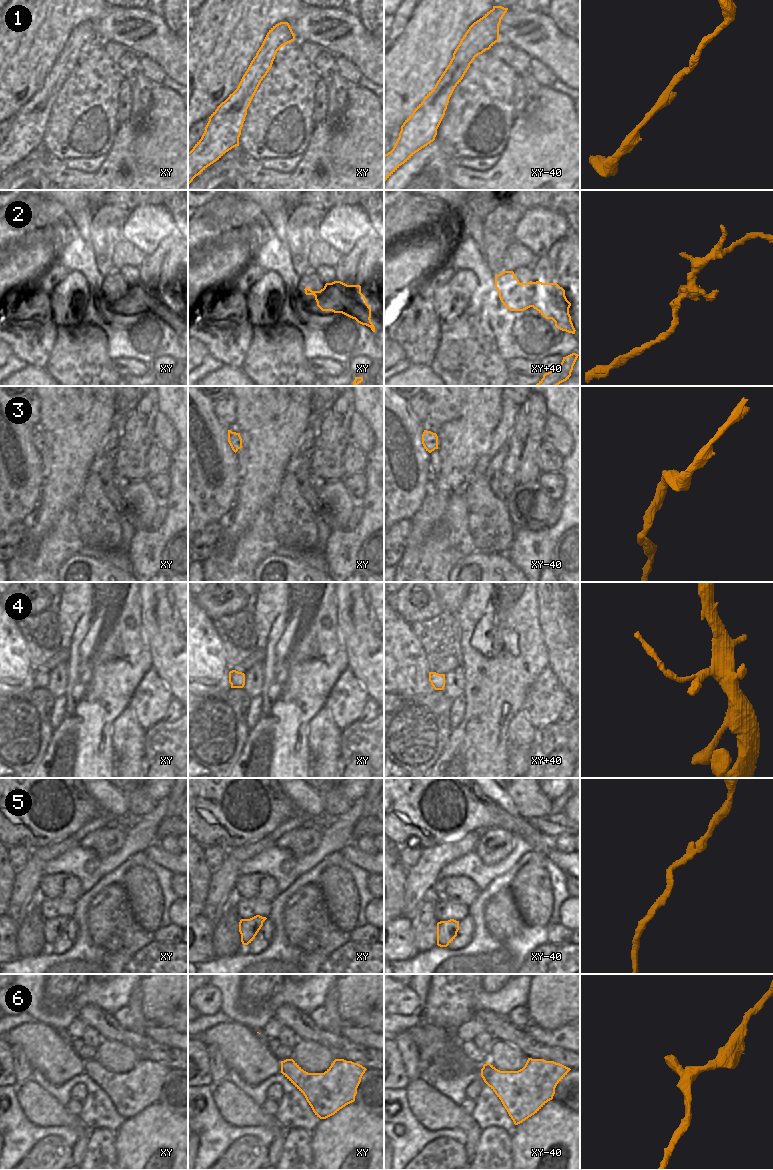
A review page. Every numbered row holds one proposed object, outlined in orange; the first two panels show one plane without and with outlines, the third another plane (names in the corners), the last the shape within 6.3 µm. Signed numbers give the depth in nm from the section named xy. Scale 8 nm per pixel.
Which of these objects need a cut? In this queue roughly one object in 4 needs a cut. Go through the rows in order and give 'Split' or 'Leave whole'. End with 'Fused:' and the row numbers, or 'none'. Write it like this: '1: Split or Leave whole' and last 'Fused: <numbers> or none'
1: Leave whole
2: Split
3: Leave whole
4: Split
5: Leave whole
6: Leave whole
Fused: 2, 4

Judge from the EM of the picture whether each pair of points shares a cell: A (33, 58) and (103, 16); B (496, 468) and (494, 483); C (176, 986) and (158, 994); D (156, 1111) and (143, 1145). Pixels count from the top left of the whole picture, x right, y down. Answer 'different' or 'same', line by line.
A: same
B: same
C: same
D: same

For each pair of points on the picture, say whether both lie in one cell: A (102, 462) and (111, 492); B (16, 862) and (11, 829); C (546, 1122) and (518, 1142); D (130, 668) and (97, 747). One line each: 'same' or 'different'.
A: same
B: different
C: same
D: same

